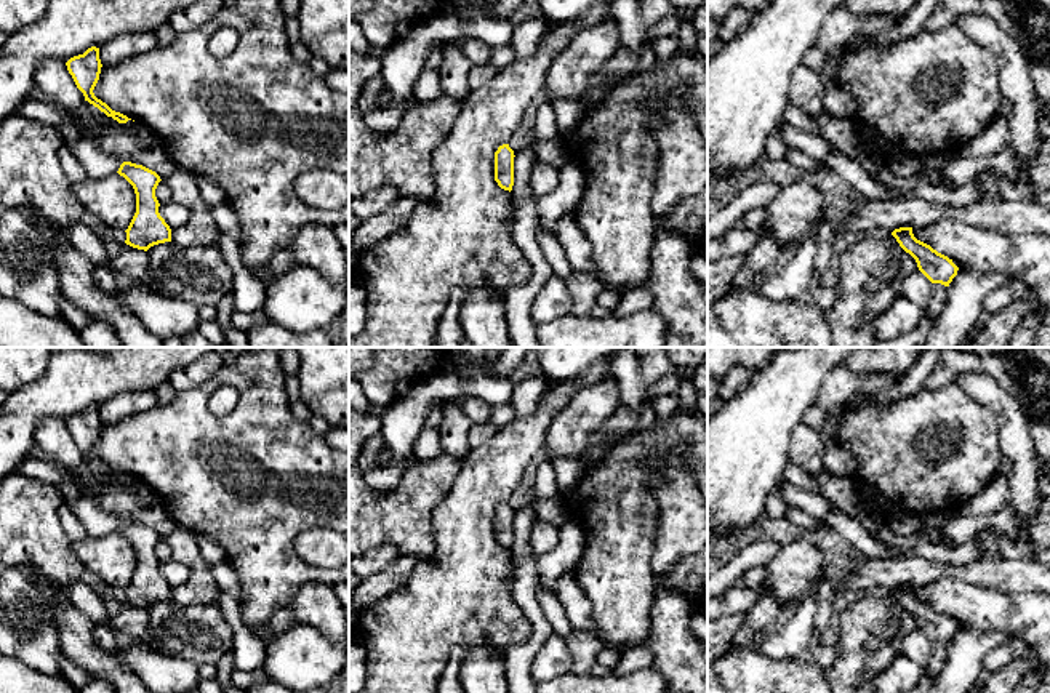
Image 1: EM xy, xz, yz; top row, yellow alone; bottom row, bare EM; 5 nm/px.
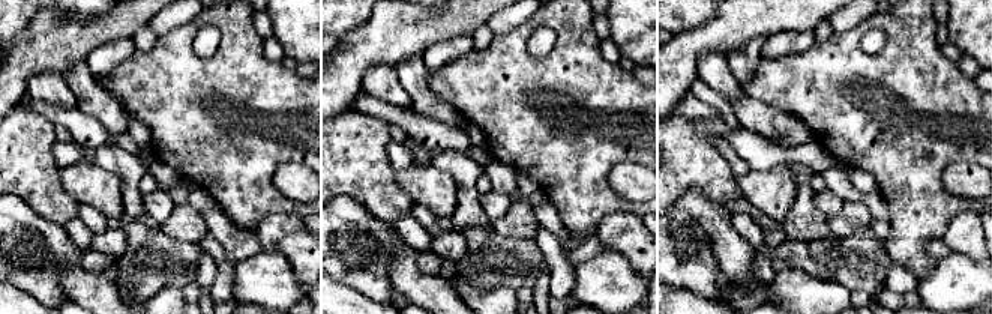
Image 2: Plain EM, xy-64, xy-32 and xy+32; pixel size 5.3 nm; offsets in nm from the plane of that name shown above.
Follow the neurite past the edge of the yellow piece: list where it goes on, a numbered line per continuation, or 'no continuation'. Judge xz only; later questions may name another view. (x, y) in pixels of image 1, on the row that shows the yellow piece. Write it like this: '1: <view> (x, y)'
no continuation

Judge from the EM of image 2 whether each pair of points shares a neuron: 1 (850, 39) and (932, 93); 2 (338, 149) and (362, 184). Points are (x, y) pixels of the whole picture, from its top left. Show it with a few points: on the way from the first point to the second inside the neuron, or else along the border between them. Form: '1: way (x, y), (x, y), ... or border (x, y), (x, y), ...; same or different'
1: way (863, 62), (892, 89), (910, 93); same
2: way (347, 158), (362, 175); same

